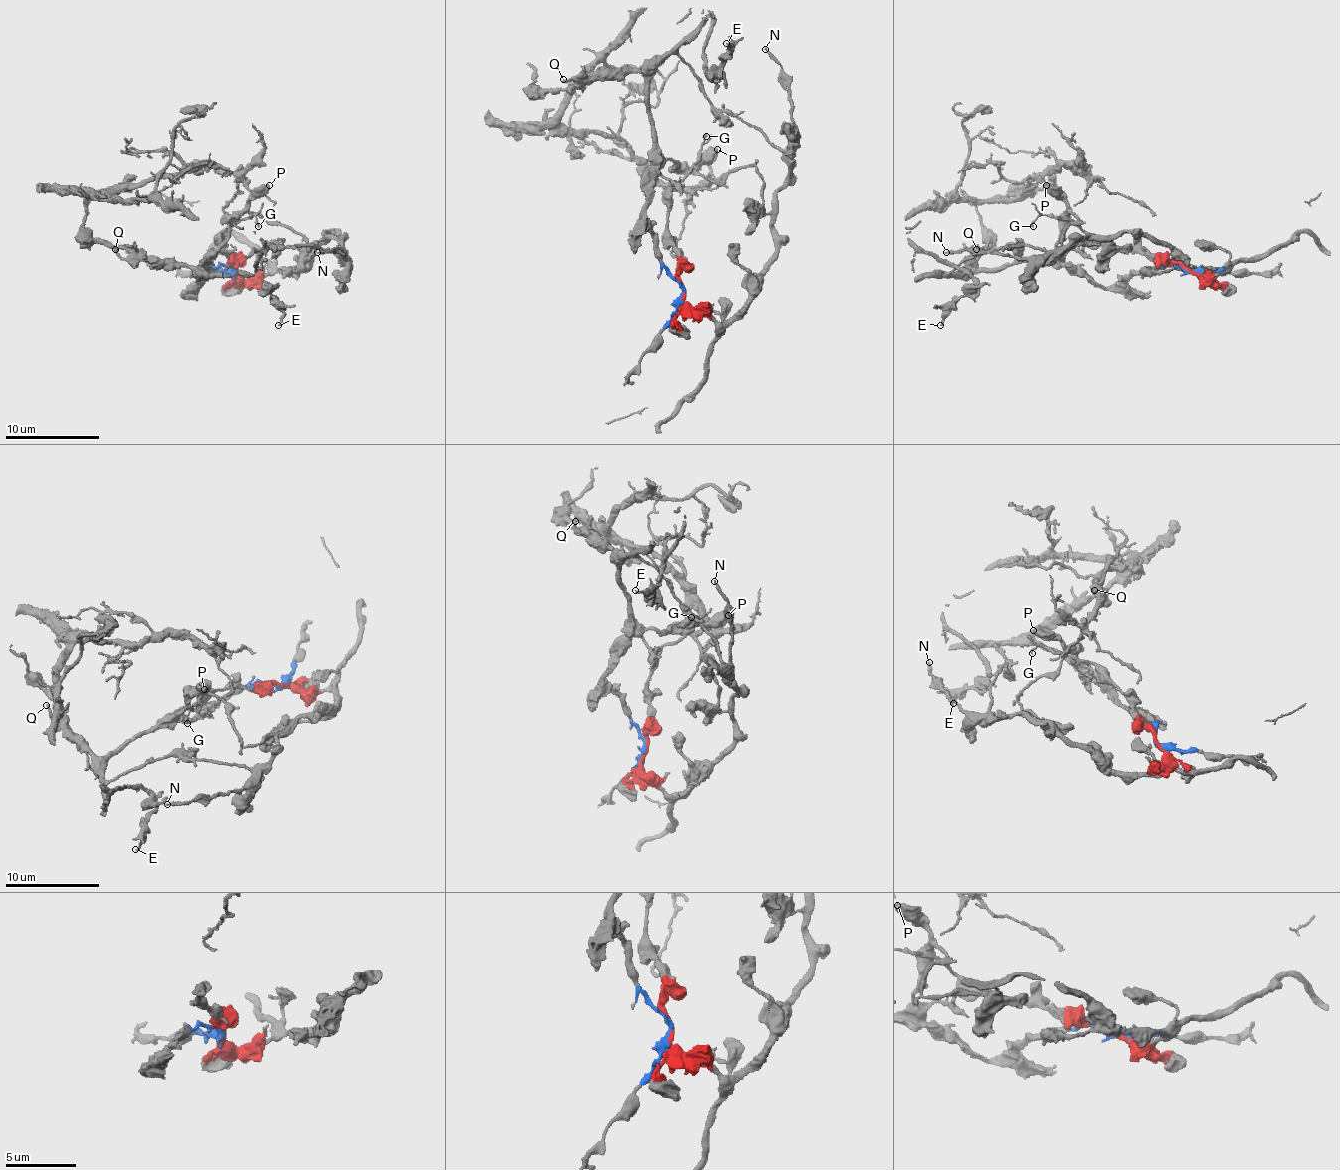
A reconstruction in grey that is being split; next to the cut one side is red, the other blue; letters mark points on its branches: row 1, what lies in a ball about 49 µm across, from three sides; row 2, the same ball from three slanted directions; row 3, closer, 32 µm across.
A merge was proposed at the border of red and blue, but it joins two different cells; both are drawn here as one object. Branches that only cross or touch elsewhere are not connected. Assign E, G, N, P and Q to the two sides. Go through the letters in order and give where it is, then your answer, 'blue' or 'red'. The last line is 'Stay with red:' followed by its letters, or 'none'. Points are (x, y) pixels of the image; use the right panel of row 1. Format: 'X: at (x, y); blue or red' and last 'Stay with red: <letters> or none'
E: at (940, 325); blue
G: at (1033, 226); red
N: at (946, 252); red
P: at (1046, 185); blue
Q: at (976, 249); blue
Stay with red: G, N

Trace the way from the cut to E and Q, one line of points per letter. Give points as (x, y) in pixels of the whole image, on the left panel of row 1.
E: (234, 269), (218, 264), (197, 288), (204, 262), (255, 276), (265, 253), (255, 271), (283, 311), (279, 325)
Q: (234, 269), (218, 264), (197, 288), (204, 262), (197, 269), (152, 267), (145, 260), (124, 260), (115, 248)

